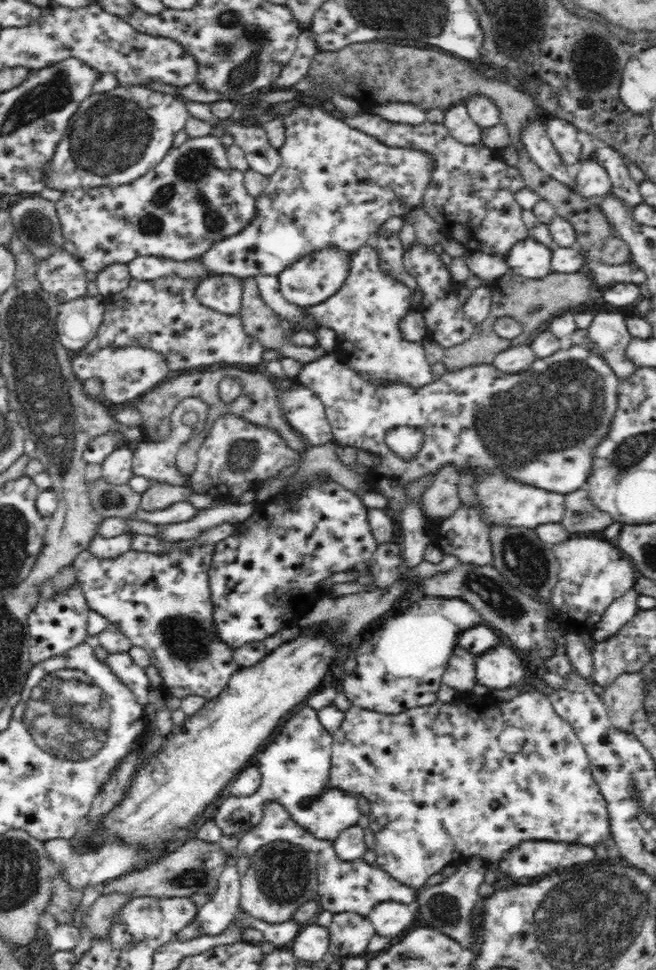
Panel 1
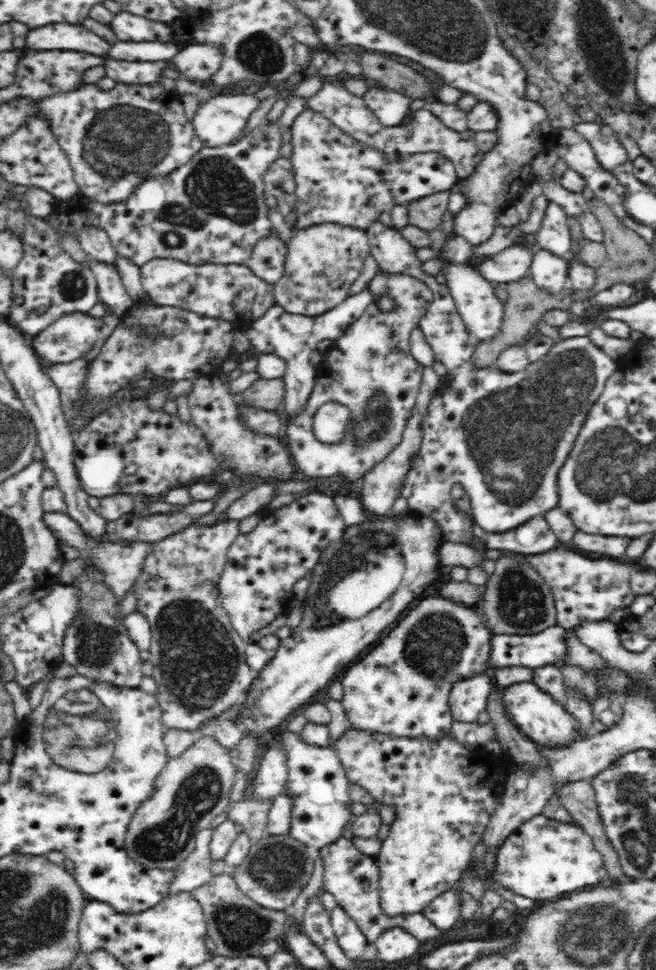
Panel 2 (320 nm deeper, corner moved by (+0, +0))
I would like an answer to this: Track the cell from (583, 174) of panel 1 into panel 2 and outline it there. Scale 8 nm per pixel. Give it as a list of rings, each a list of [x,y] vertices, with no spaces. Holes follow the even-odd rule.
[[[596,121],[583,122],[575,125],[575,129],[591,144],[597,163],[604,169],[612,171],[629,161],[620,137],[608,124],[598,124]]]

